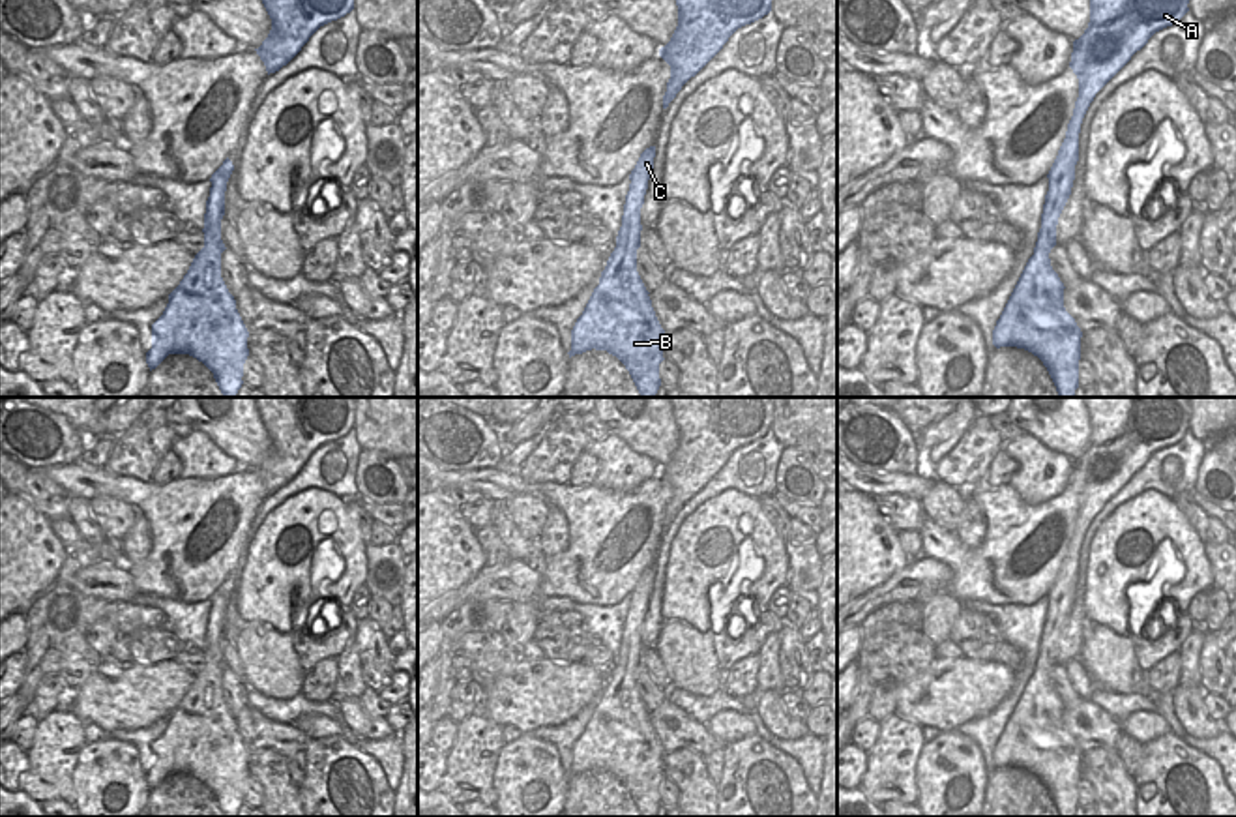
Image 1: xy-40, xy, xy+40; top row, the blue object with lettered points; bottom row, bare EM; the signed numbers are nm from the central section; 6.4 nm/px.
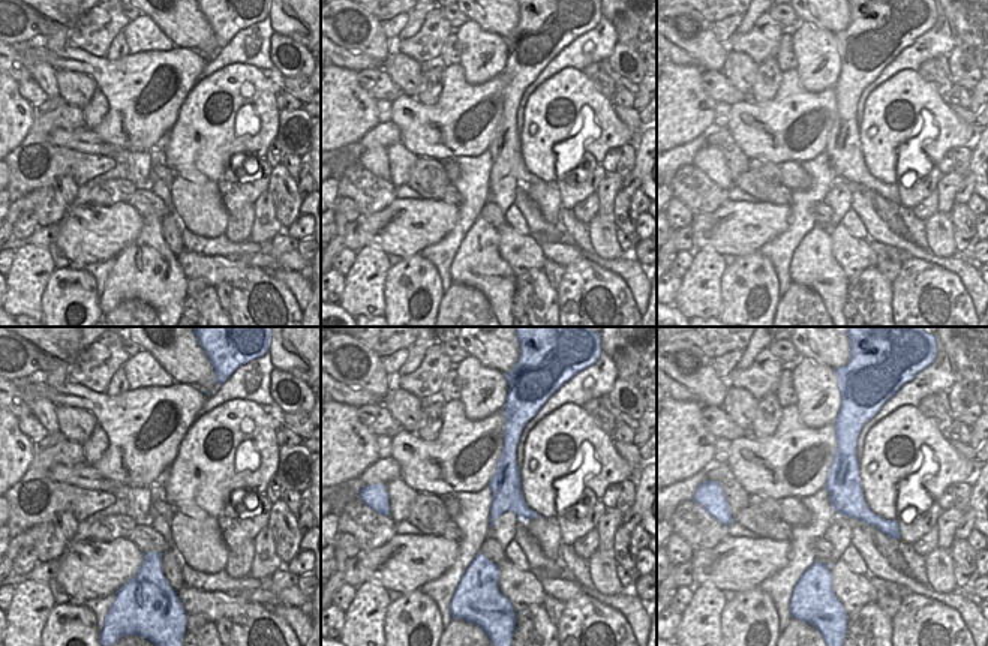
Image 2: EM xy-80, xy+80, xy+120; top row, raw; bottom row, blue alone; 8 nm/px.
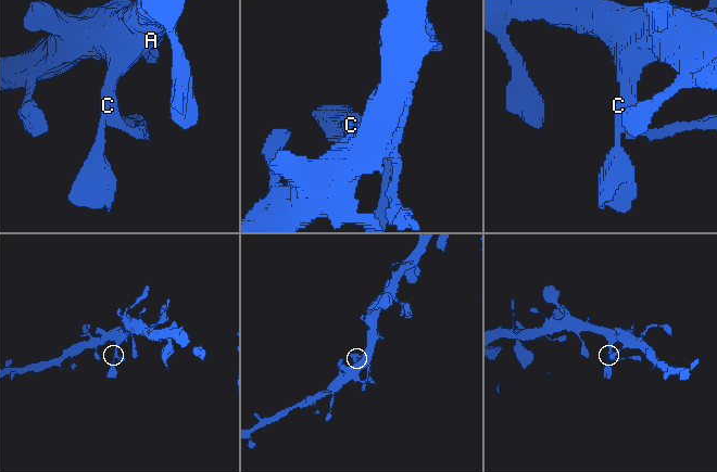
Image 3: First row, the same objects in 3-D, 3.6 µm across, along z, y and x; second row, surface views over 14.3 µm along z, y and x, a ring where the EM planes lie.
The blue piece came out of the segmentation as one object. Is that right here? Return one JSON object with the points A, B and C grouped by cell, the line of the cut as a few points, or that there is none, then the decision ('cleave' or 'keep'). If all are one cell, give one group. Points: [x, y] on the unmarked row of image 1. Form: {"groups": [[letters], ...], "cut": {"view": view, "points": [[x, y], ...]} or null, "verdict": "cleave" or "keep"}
{"groups": [["A", "B", "C"]], "cut": null, "verdict": "keep"}

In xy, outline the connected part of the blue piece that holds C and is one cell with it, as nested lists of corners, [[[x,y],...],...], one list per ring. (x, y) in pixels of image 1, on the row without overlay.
[[[655,566],[646,568],[629,594],[622,646],[599,705],[571,750],[569,778],[586,770],[607,770],[629,791],[640,817],[655,817],[661,798],[663,755],[650,712],[637,691],[640,628],[648,609]]]

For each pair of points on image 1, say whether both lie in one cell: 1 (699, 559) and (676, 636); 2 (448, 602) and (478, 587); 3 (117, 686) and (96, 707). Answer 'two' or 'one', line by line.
1: two
2: one
3: one

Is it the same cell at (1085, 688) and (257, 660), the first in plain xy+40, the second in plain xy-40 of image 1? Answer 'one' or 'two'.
two

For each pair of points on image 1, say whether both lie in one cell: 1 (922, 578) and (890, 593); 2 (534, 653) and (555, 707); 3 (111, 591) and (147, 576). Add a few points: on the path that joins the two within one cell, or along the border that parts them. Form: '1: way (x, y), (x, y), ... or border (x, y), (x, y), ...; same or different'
1: way (914, 583), (897, 589); same
2: border (544, 656), (536, 660), (523, 658); different
3: border (126, 568), (139, 591); different

